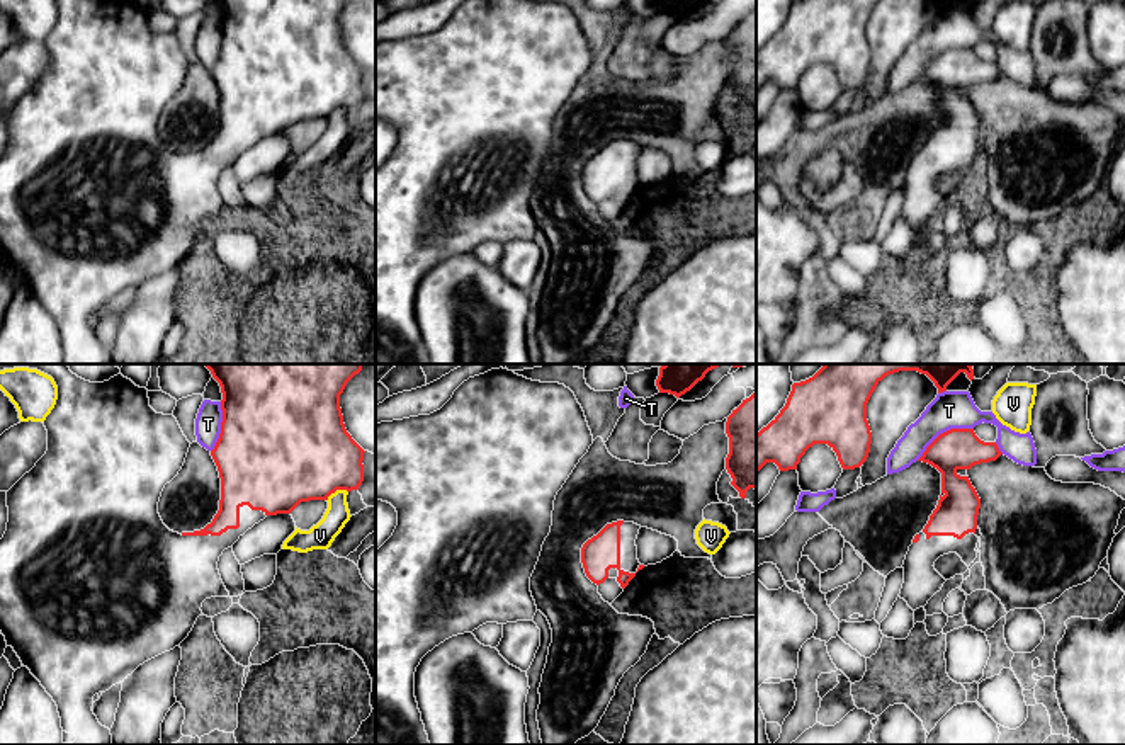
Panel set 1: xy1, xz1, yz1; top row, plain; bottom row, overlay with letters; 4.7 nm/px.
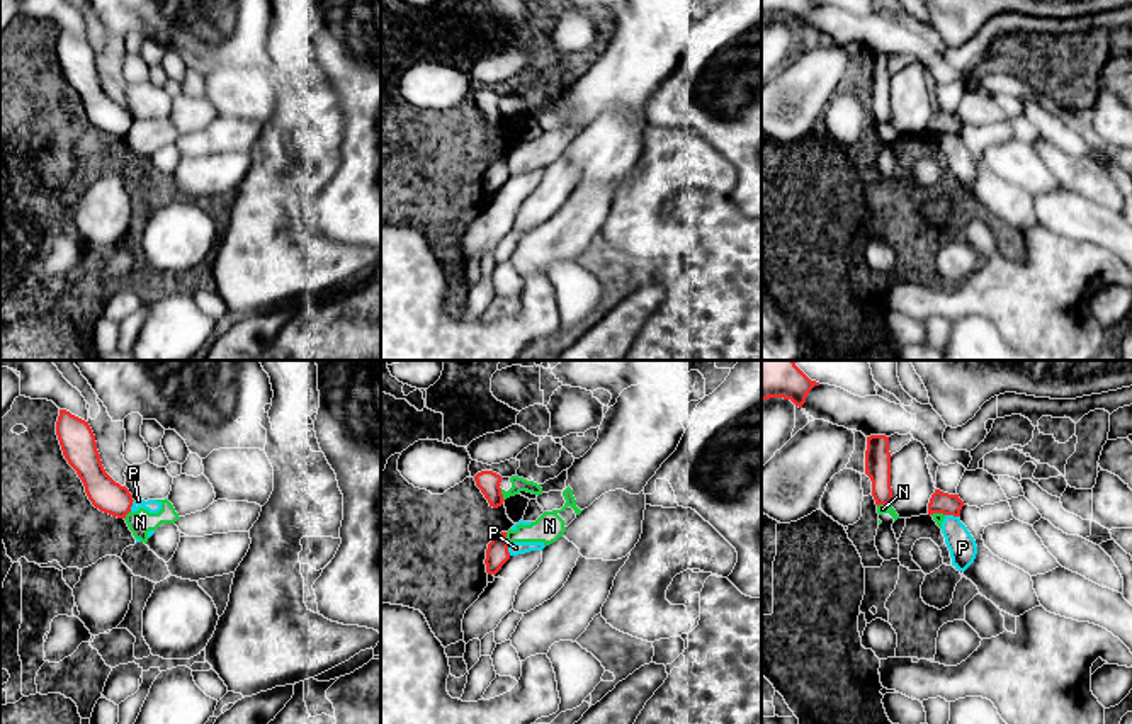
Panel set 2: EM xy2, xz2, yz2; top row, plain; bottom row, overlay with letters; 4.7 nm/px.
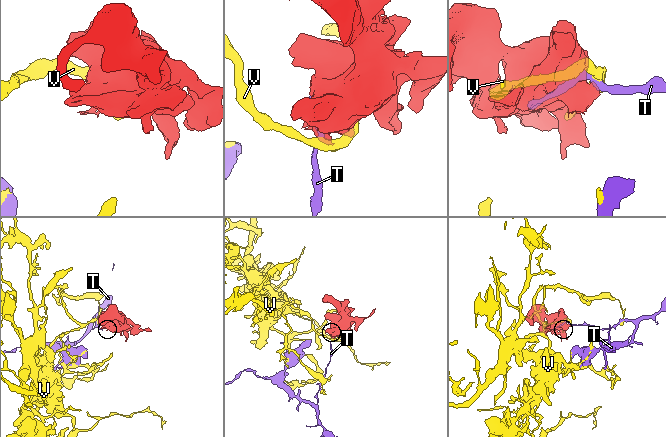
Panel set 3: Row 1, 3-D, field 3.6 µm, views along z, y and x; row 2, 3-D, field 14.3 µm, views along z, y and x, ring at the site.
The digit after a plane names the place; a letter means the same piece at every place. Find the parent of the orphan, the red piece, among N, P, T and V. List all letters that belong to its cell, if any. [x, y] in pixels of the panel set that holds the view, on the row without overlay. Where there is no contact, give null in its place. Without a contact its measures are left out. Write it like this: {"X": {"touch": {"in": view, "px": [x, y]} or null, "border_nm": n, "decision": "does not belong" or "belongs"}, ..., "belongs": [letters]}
{"N": {"touch": {"in": "yz2", "px": [882, 123]}, "border_nm": 70, "decision": "does not belong"}, "P": {"touch": {"in": "yz2", "px": [952, 133]}, "border_nm": 70, "decision": "does not belong"}, "T": {"touch": {"in": "yz1", "px": [944, 51]}, "border_nm": 320, "decision": "does not belong"}, "V": {"touch": {"in": "xy1", "px": [335, 109]}, "border_nm": 120, "decision": "does not belong"}, "belongs": []}

